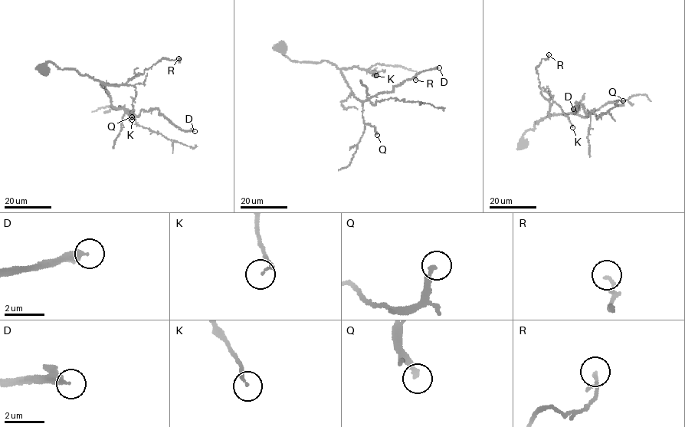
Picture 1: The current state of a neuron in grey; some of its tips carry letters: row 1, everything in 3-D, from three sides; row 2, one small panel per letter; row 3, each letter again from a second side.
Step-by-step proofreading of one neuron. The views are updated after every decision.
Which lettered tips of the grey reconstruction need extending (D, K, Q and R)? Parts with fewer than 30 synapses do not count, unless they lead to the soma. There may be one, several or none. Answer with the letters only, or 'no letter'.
D

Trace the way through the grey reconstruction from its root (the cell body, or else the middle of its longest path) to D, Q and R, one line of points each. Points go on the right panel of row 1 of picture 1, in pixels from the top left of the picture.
D: (522, 143), (522, 135), (534, 129), (538, 120), (570, 113), (589, 114), (577, 102), (575, 113), (573, 109)
Q: (522, 143), (522, 135), (534, 129), (538, 120), (570, 113), (585, 116), (607, 103), (621, 105), (623, 100)
R: (522, 143), (525, 131), (534, 129), (535, 121), (548, 116), (550, 103), (541, 93), (536, 70), (548, 54)

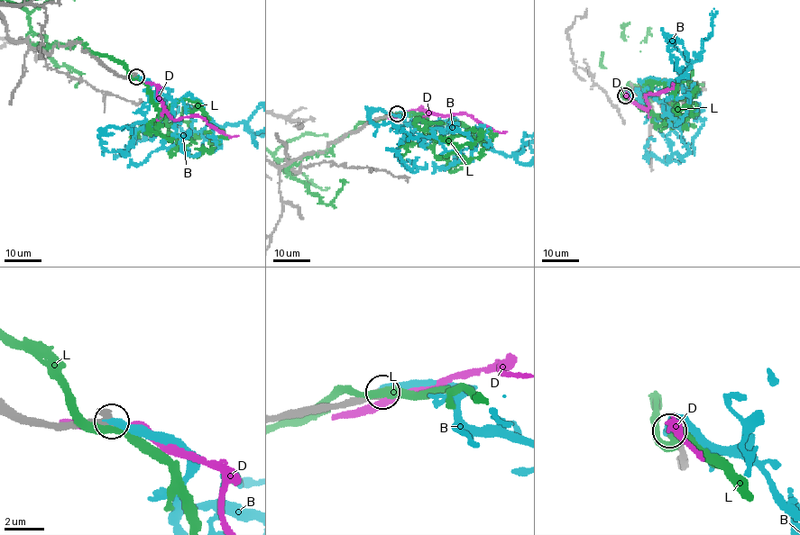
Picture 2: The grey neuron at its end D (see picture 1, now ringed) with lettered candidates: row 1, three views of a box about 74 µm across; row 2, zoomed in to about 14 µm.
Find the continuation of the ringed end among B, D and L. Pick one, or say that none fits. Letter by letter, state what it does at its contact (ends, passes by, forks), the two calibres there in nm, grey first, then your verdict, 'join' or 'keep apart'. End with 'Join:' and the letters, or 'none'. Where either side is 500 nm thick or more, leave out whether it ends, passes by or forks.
B: 550 nm thick on the grey side, 400 nm on the other; join
D: 500 nm thick on the grey side, 320 nm on the other; keep apart
L: 600 nm thick on the grey side, 360 nm on the other; keep apart
Join: B

